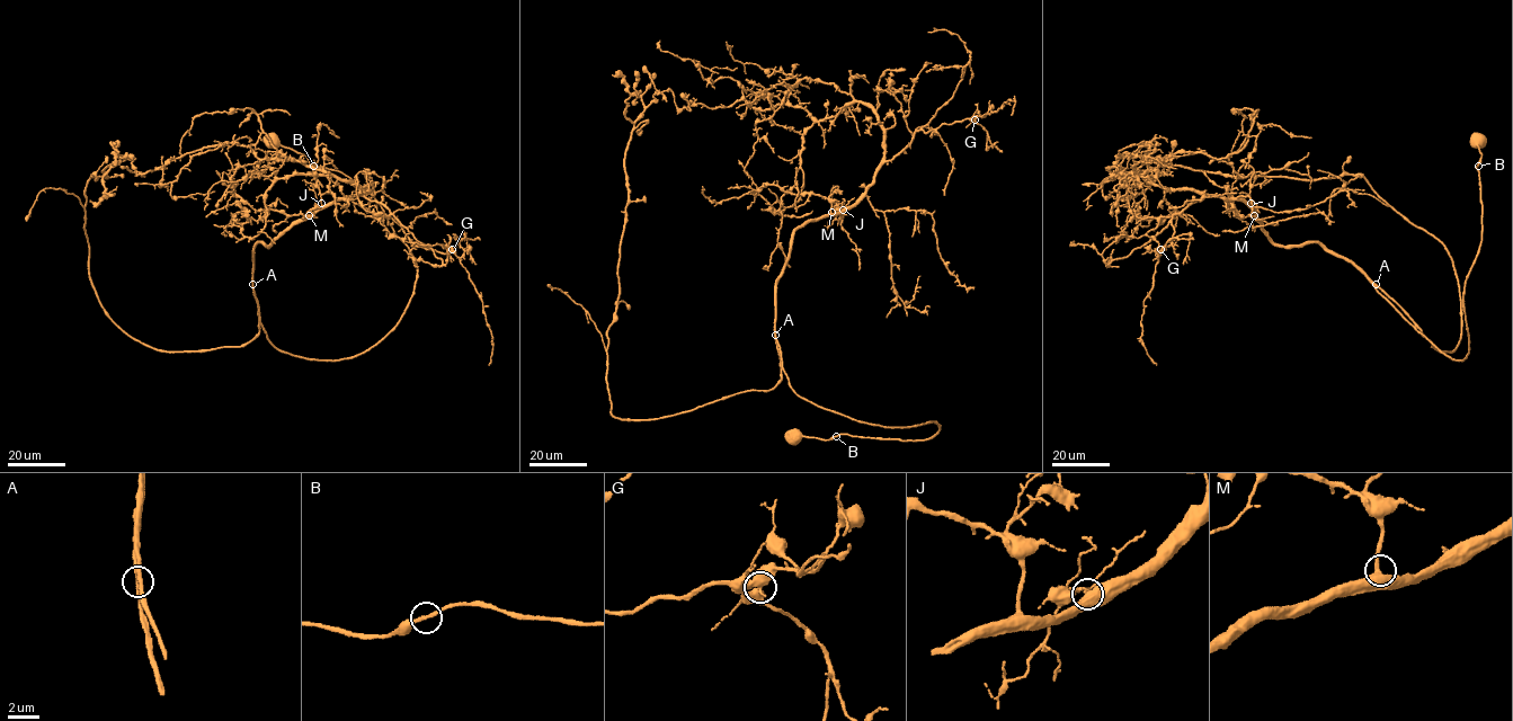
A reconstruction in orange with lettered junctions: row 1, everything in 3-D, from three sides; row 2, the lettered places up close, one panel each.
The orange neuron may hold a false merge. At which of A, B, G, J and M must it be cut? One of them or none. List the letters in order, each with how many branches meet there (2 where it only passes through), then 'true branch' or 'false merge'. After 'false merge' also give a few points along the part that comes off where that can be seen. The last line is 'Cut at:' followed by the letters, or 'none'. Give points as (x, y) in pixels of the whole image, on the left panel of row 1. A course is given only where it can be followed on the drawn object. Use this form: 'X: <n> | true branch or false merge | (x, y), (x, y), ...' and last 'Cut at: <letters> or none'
A: 2 | true branch
B: 2 | true branch
G: 2 | true branch
J: 2 | true branch
M: 2 | true branch
Cut at: none

